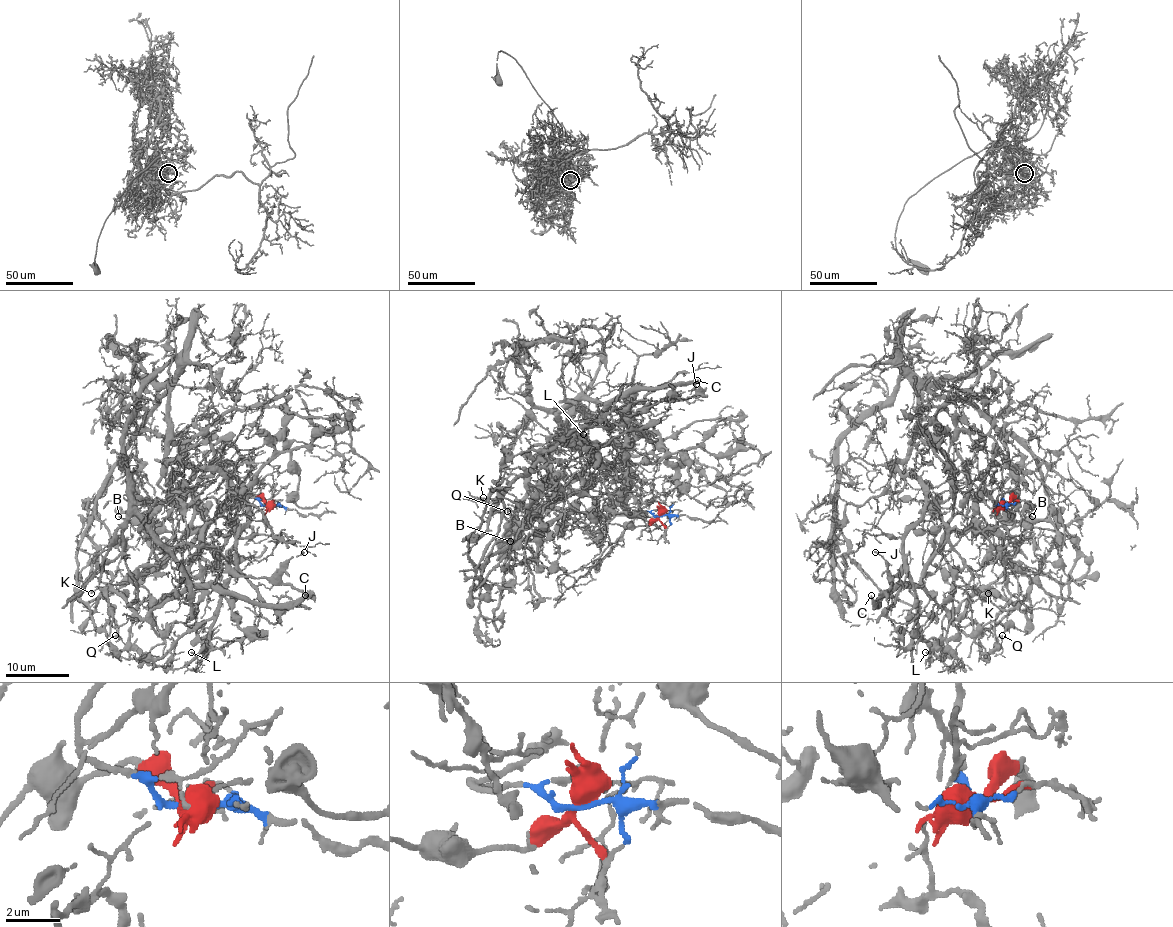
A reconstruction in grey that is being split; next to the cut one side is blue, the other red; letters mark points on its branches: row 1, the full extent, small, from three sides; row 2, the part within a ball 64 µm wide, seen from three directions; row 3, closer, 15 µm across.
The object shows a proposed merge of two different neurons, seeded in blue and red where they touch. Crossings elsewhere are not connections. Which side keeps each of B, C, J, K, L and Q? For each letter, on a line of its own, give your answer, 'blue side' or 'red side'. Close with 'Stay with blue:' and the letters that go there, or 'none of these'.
B: red side
C: red side
J: red side
K: red side
L: red side
Q: red side
Stay with blue: none of these

